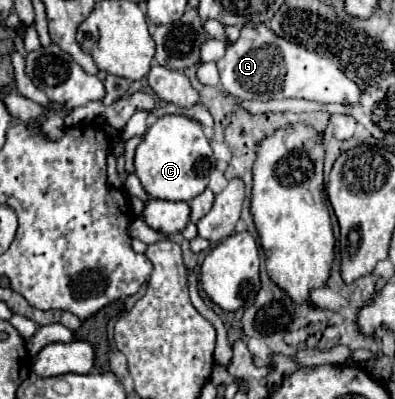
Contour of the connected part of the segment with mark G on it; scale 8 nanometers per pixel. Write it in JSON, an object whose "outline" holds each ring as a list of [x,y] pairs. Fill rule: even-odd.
{"outline":[[[266,25],[242,27],[242,35],[236,43],[226,47],[226,55],[218,61],[220,83],[226,93],[238,99],[270,101],[284,97],[298,97],[316,103],[340,103],[358,105],[362,89],[348,79],[338,67],[314,51],[288,43],[274,35]]]}

